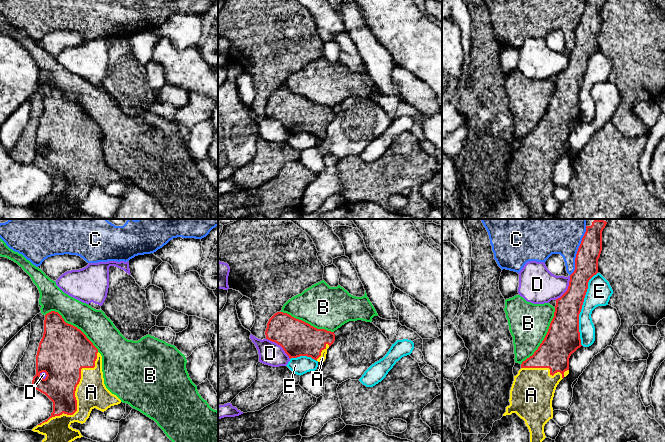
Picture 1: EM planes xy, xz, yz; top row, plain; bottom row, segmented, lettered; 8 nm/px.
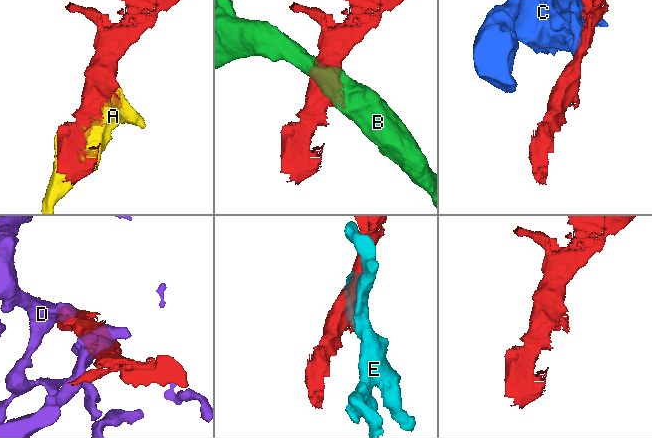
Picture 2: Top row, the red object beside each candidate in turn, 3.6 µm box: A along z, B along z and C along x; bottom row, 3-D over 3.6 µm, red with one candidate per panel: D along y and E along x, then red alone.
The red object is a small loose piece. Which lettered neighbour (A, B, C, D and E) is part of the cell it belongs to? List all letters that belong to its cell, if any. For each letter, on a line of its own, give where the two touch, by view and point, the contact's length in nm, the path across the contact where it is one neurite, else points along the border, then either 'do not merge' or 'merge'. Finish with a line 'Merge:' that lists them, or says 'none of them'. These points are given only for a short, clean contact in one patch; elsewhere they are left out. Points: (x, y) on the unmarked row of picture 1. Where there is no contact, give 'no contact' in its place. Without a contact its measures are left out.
A: meets red in xy at (74, 171); contact 750 nm long; merge
B: meets red in xy at (72, 101); contact 550 nm long; do not merge
C: meets red in yz at (577, 27); contact 420 nm long; do not merge
D: meets red in xz at (279, 120); contact 260 nm long; do not merge
E: meets red in yz at (581, 84); contact 600 nm long; do not merge
Merge: A

